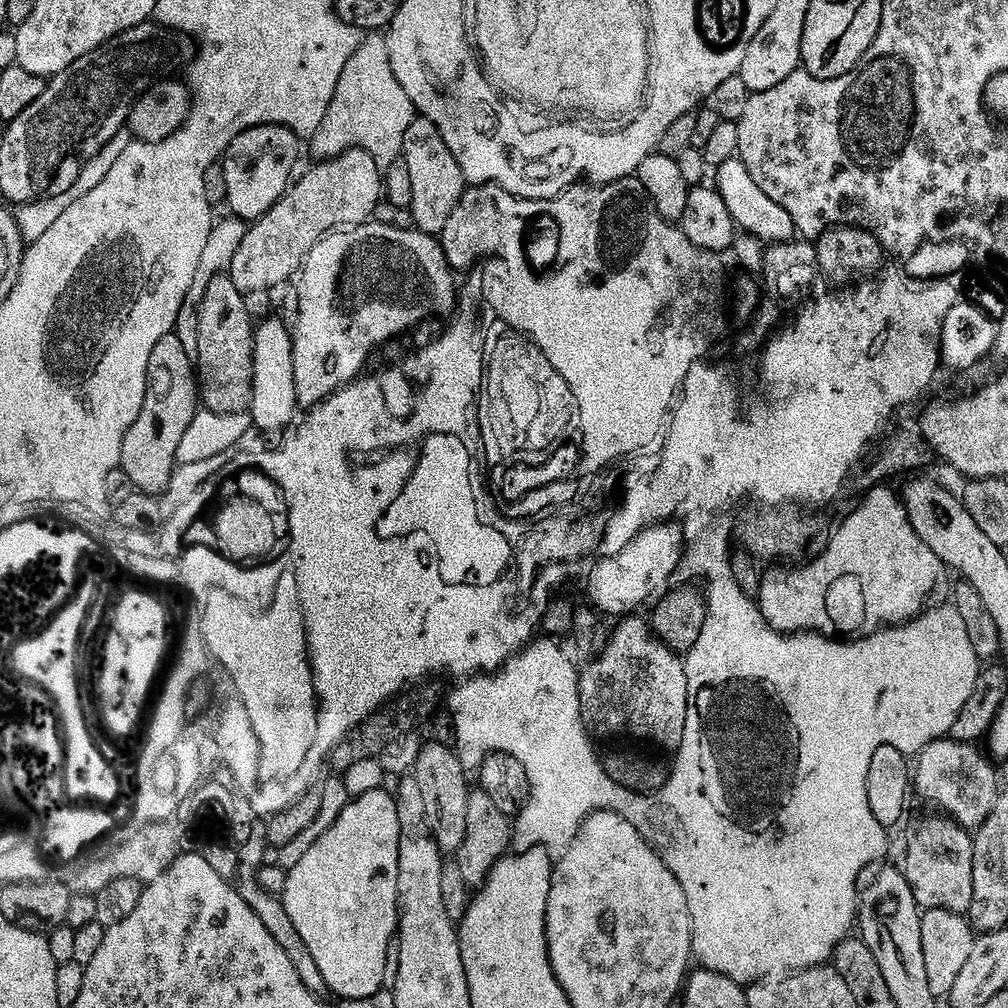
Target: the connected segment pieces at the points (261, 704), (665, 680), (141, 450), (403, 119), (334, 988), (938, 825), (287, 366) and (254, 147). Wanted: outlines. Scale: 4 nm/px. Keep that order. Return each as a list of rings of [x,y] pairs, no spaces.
[[[290,564],[288,568],[282,570],[282,574],[276,578],[273,588],[277,591],[275,599],[275,607],[272,612],[268,612],[266,616],[255,616],[248,608],[244,608],[237,603],[231,583],[224,586],[224,590],[215,591],[210,596],[210,602],[207,607],[207,634],[208,643],[211,648],[215,649],[214,656],[220,656],[221,660],[228,664],[228,669],[232,669],[233,676],[236,676],[237,683],[240,684],[241,691],[244,692],[245,700],[248,701],[248,712],[250,714],[250,722],[256,728],[256,732],[260,732],[260,740],[264,741],[264,772],[268,772],[268,776],[284,776],[284,772],[301,772],[305,771],[308,764],[308,756],[312,753],[312,748],[316,744],[316,731],[320,725],[320,714],[318,711],[318,701],[316,698],[316,683],[312,677],[312,662],[308,659],[308,631],[304,625],[304,610],[302,607],[302,599],[300,593],[301,576],[296,573],[294,564]]]
[[[640,616],[621,619],[604,652],[589,663],[580,681],[580,714],[595,735],[633,736],[675,754],[686,734],[684,674],[680,664],[661,648],[651,623]]]
[[[175,334],[164,336],[150,353],[148,367],[148,389],[142,410],[130,426],[126,438],[122,442],[120,467],[130,474],[130,482],[134,482],[137,492],[148,496],[159,497],[170,485],[171,476],[178,467],[178,445],[190,430],[190,422],[194,422],[196,413],[201,411],[200,386],[194,357],[186,354],[182,342],[178,342]]]
[[[372,34],[346,64],[346,70],[338,80],[338,90],[334,90],[330,110],[326,110],[322,126],[318,126],[310,138],[312,152],[315,159],[321,161],[333,160],[352,148],[361,148],[372,155],[380,169],[387,170],[403,157],[406,130],[410,130],[417,118],[410,94],[406,94],[406,90],[402,90],[402,82],[394,78],[387,39],[383,35]]]
[[[381,788],[370,794],[352,798],[332,828],[310,846],[305,857],[298,862],[298,866],[288,869],[286,886],[284,887],[283,901],[286,906],[286,914],[290,914],[290,922],[294,922],[298,934],[302,934],[302,942],[306,942],[306,950],[314,957],[314,963],[318,970],[322,970],[322,978],[326,978],[326,986],[329,993],[340,1000],[357,1000],[358,998],[370,998],[378,994],[386,983],[386,962],[388,953],[393,951],[394,941],[398,936],[400,923],[400,891],[398,890],[398,862],[400,861],[400,823],[398,822],[398,806],[396,798],[384,793]]]
[[[936,816],[917,822],[904,852],[902,871],[921,909],[964,914],[974,898],[974,836],[955,820]]]
[[[280,318],[261,319],[254,328],[254,394],[252,422],[260,432],[280,432],[298,413],[294,378],[294,332]]]
[[[277,124],[254,126],[229,146],[223,157],[225,168],[227,207],[232,207],[231,215],[237,220],[255,222],[267,214],[284,197],[293,183],[292,171],[300,160],[301,137]]]

